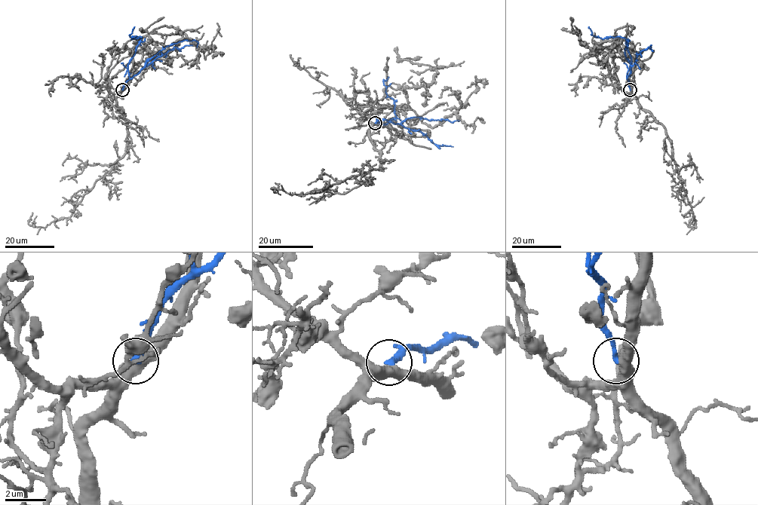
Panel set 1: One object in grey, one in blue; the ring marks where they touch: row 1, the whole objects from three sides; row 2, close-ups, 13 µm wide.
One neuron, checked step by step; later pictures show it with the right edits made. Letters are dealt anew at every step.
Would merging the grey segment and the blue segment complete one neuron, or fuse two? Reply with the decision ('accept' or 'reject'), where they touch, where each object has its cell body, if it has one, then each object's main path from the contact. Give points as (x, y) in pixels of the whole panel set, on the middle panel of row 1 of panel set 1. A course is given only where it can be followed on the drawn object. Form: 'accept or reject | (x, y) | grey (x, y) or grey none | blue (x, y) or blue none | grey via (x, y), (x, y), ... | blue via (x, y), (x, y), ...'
reject | (375, 123) | grey none | blue none | grey via (375, 123), (369, 136), (379, 152), (378, 169), (351, 175), (316, 193), (290, 194), (271, 188), (276, 193) | blue via (375, 123), (383, 120), (382, 123), (385, 124), (396, 117), (394, 102), (385, 93), (383, 81), (388, 77)

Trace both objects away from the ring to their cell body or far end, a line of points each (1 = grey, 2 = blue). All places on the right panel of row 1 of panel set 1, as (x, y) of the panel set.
1: (630, 90), (636, 102), (664, 127), (670, 142), (672, 159), (695, 221), (695, 227), (690, 227), (693, 212)
2: (630, 90), (627, 78), (631, 57), (626, 41), (620, 37), (594, 37), (588, 26)

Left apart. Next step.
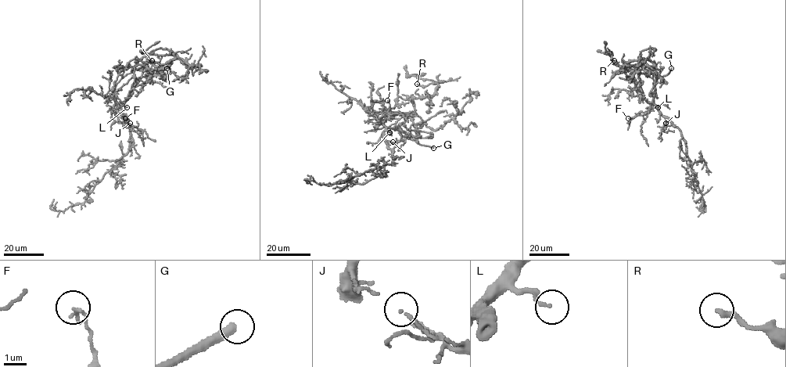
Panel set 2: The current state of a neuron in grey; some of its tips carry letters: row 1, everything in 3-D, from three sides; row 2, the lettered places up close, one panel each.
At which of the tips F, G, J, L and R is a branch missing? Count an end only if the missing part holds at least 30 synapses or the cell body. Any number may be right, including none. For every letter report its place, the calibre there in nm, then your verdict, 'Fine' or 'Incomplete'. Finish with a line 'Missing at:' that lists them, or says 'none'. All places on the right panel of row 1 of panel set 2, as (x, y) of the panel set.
F: Place: (628, 118). Thickness 180 nm. Fine
G: Place: (671, 68). Thickness 340 nm. Incomplete
J: Place: (665, 123). Thickness 90 nm. Fine
L: Place: (658, 107). Thickness 130 nm. Incomplete
R: Place: (614, 60). Thickness 240 nm. Fine
Missing at: G, L

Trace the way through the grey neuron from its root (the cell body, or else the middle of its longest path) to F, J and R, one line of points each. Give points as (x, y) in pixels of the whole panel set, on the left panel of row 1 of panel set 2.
F: (124, 102), (120, 103), (117, 112), (125, 115), (127, 117), (125, 118)
J: (124, 102), (121, 106), (121, 115), (127, 123), (133, 125), (130, 123)
R: (124, 102), (146, 76), (148, 59), (145, 65), (152, 69), (170, 63), (152, 60)

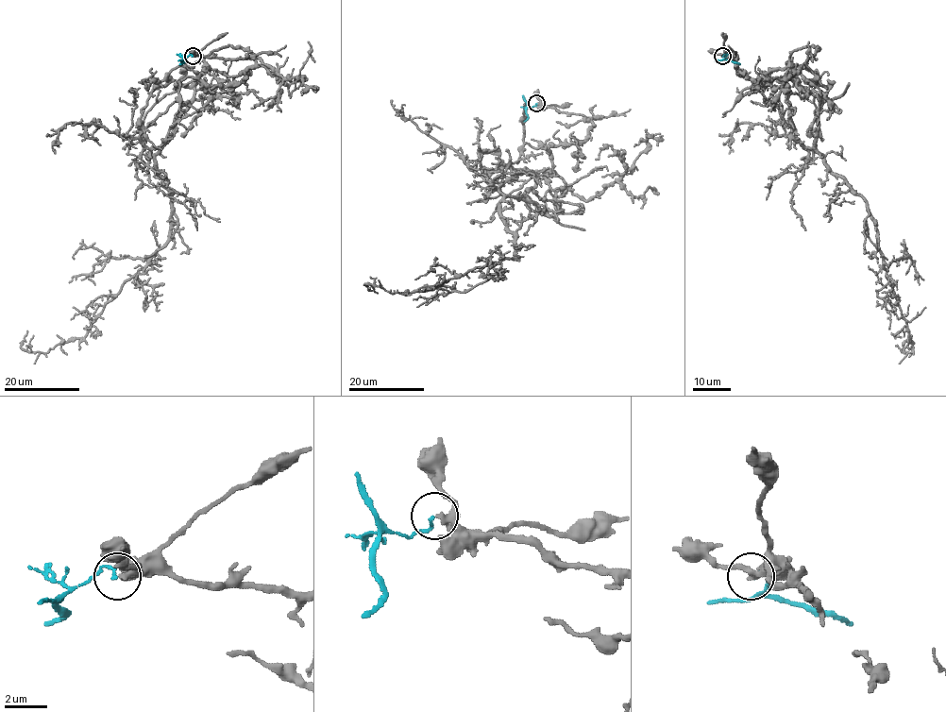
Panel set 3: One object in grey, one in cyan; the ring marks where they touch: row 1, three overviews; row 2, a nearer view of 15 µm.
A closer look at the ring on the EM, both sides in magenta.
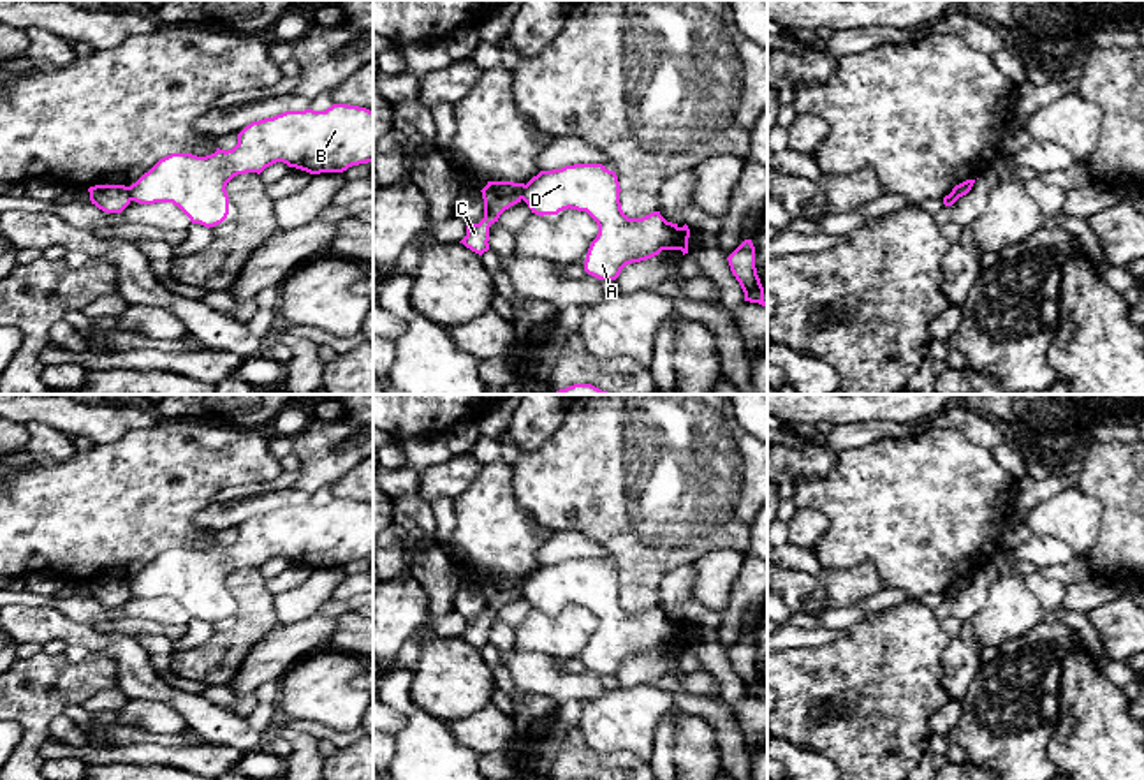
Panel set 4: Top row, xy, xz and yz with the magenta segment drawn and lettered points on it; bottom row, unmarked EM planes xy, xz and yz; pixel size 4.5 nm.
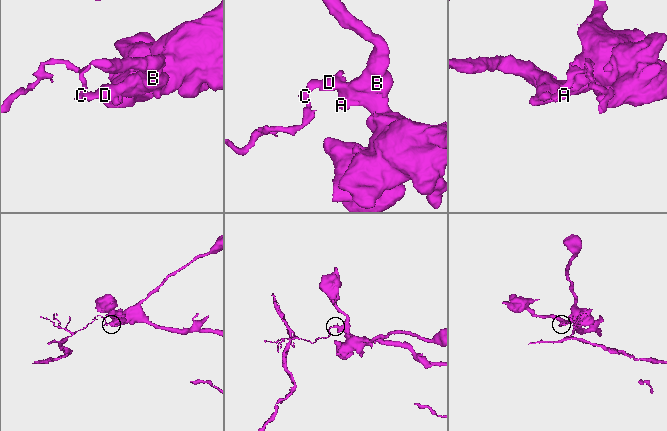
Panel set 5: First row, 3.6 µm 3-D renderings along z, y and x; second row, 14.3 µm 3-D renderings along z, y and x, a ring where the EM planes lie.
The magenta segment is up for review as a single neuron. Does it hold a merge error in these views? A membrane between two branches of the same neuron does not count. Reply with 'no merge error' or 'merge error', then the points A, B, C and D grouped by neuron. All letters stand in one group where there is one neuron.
merge error; groups A B D / C

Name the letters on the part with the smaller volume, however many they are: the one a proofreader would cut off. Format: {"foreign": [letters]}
{"foreign": ["C"]}

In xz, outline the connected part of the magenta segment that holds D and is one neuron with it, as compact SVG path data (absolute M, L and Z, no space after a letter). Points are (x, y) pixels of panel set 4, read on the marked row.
M574 164L540 171L523 192L535 215L558 215L563 210L586 211L598 225L584 271L598 280L616 280L627 264L658 255L662 250L688 254L690 229L667 222L660 211L628 218L620 202L620 181L602 164Z

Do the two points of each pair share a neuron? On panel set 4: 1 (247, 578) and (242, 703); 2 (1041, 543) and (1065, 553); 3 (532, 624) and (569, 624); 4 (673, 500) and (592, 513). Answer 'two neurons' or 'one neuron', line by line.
1: two neurons
2: one neuron
3: one neuron
4: one neuron

